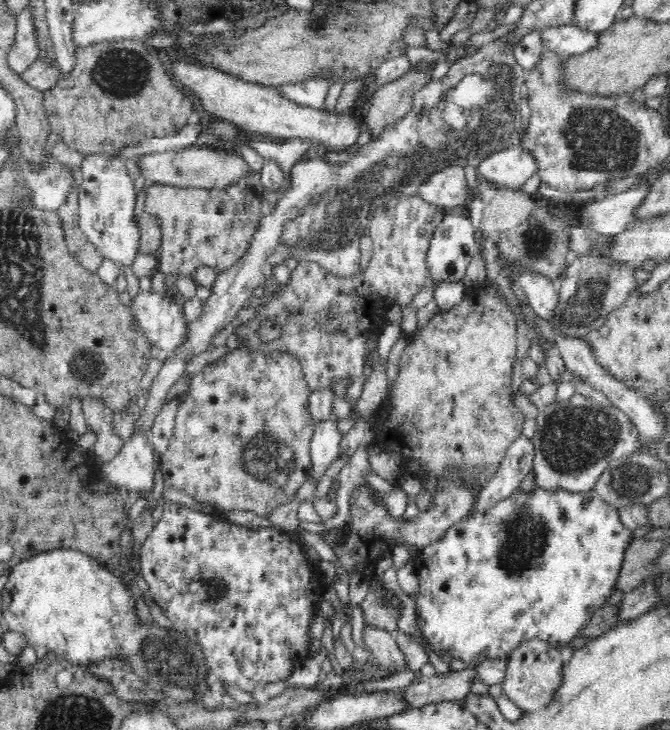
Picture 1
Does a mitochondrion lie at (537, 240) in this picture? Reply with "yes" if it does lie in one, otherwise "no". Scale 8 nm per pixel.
yes

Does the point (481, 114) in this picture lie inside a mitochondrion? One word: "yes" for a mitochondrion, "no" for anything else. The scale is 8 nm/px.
yes

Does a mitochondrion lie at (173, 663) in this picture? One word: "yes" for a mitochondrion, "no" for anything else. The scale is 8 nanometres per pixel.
yes

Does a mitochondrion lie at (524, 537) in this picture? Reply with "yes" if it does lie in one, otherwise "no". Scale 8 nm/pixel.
yes

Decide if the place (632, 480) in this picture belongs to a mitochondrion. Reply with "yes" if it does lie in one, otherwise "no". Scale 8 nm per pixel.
yes

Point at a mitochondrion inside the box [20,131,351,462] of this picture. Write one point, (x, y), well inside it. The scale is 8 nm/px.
(86, 367)

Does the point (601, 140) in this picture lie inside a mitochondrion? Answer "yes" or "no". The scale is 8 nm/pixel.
yes

